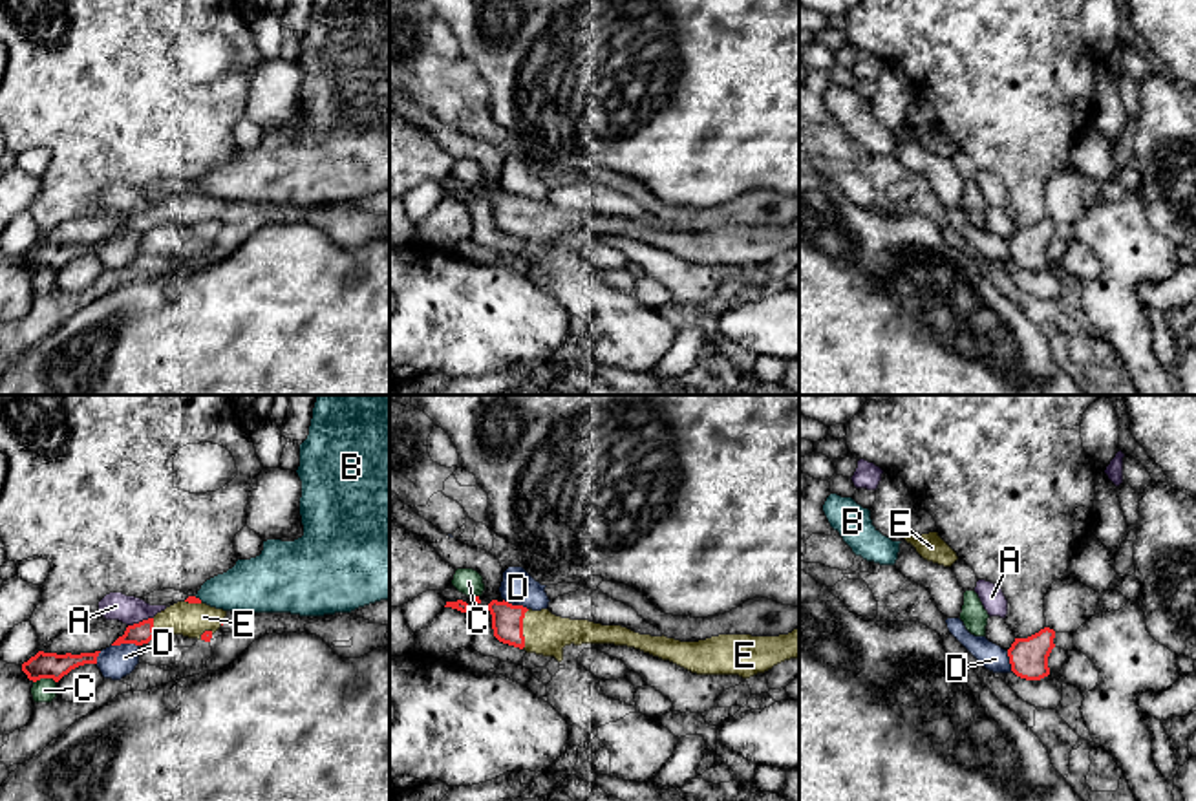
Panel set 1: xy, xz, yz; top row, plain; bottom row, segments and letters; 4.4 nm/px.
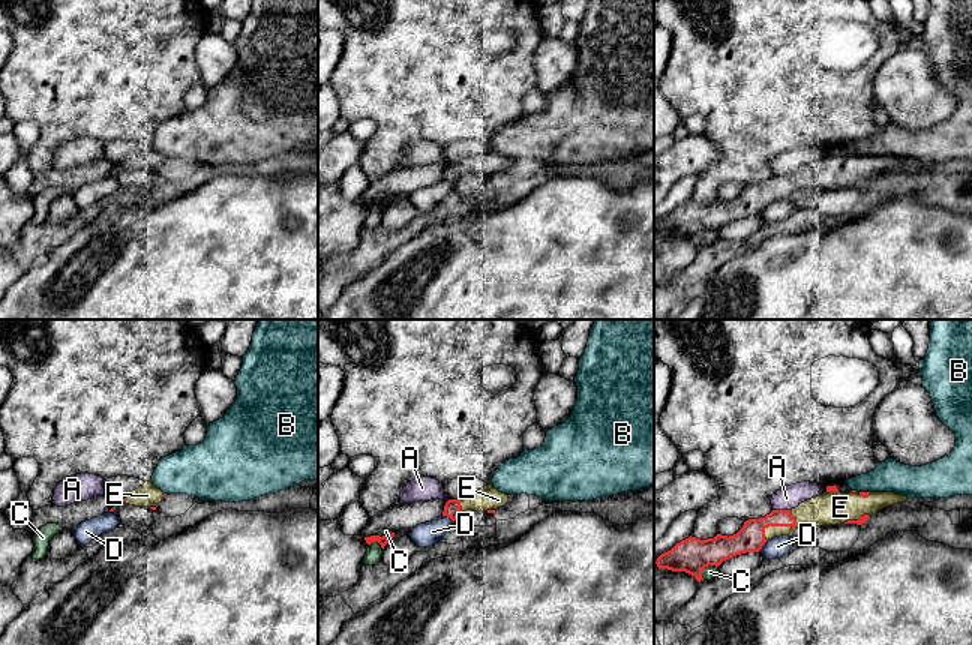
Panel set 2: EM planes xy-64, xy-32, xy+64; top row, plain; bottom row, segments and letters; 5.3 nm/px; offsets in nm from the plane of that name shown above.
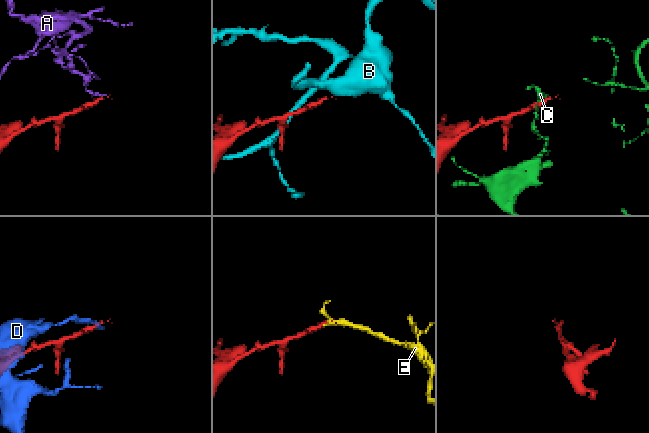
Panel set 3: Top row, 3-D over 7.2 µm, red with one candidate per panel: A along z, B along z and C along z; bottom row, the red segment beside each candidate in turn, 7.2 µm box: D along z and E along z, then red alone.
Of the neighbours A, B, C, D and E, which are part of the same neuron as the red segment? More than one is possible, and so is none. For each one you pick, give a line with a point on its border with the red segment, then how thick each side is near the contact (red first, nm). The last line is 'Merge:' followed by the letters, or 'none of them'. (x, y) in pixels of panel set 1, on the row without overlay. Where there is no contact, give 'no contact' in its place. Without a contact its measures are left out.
E: xz (522, 220) | 140/190 nm
Merge: E

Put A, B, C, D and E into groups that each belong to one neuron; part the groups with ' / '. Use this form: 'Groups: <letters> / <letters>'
Groups: A / B / C / D / E

